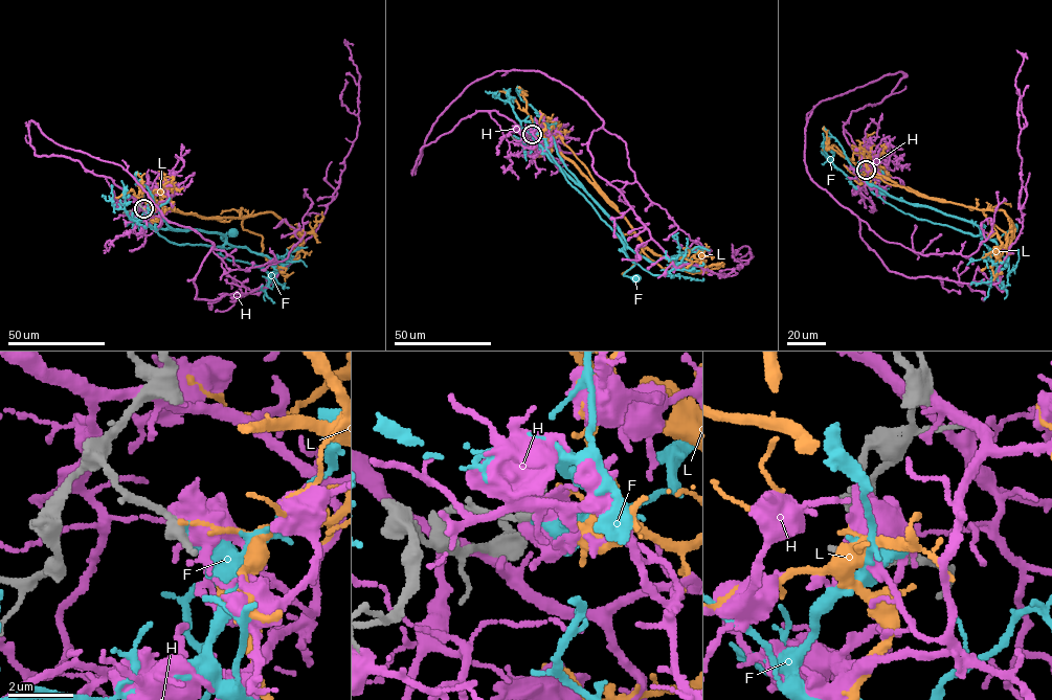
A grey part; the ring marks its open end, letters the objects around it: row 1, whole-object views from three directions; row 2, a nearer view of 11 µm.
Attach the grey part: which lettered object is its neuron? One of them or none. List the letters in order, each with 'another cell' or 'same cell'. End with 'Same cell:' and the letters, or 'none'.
F: same cell
H: another cell
L: another cell
Same cell: F

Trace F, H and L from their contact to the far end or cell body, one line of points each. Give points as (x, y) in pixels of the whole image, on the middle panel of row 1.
F: (532, 133), (535, 130), (544, 139), (565, 179), (618, 235), (635, 264), (623, 275), (635, 279)
H: (532, 133), (477, 111), (415, 172), (468, 86), (539, 71), (676, 268), (732, 244)
L: (532, 133), (546, 136), (651, 250), (698, 273), (703, 270), (704, 262), (699, 250), (691, 249)

